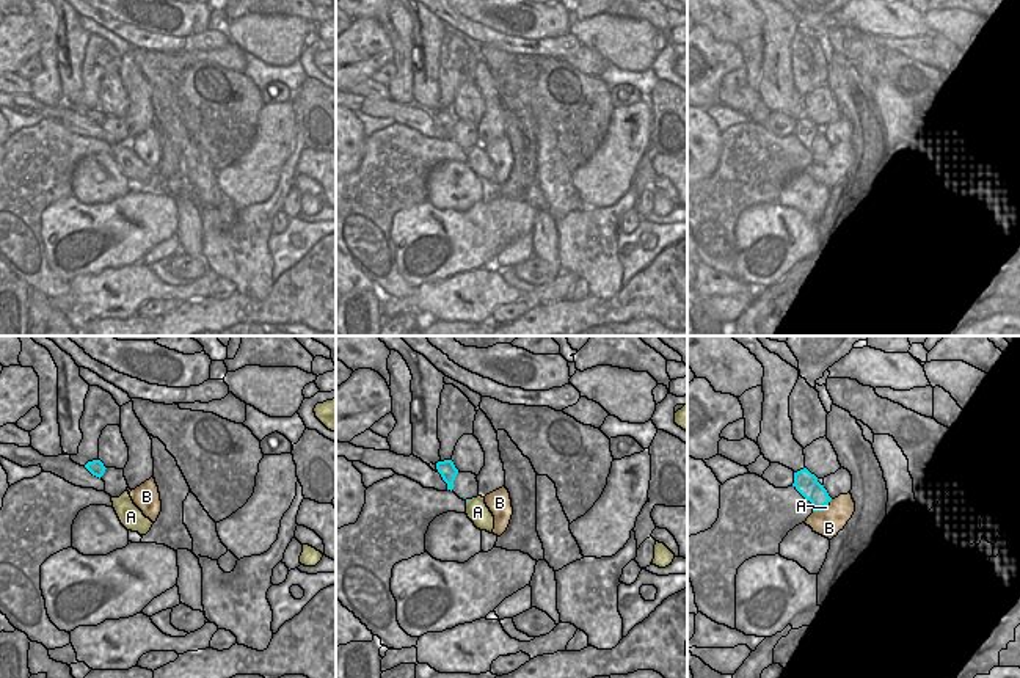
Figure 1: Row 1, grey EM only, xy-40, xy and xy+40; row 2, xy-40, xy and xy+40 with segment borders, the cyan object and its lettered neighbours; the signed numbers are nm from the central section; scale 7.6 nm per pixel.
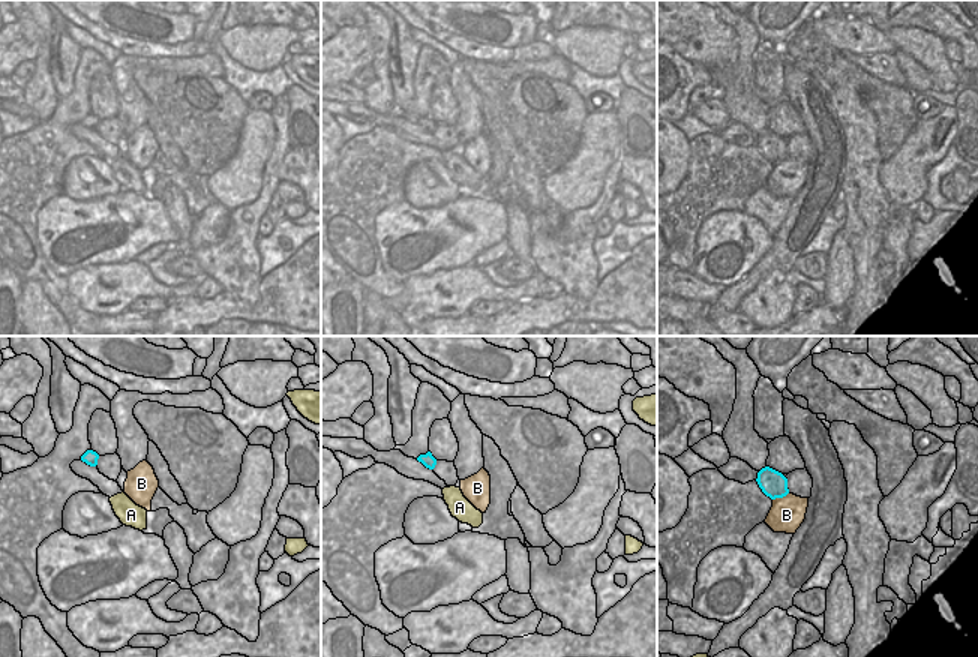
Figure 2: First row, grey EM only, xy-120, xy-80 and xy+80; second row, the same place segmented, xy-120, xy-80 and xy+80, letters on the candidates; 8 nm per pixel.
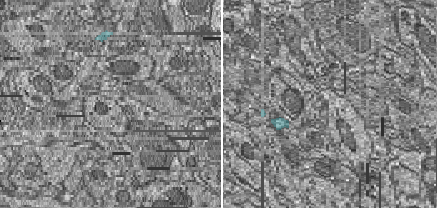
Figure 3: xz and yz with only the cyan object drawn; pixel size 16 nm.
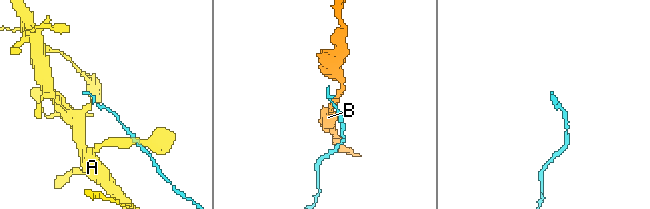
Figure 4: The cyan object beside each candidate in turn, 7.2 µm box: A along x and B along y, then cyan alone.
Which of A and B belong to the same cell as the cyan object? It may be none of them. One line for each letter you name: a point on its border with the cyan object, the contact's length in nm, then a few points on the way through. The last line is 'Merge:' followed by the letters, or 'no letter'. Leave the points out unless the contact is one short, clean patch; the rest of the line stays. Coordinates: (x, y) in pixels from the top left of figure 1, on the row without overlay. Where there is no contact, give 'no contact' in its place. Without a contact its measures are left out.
Merge: no letter

